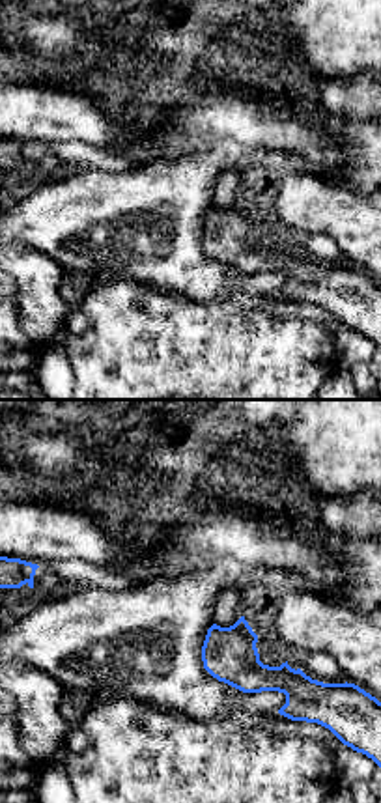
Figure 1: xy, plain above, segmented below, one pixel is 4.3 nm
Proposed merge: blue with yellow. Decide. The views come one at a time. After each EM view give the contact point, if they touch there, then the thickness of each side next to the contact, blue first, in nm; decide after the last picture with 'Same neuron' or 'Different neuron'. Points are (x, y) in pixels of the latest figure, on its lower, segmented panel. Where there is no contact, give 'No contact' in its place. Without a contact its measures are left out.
No contact

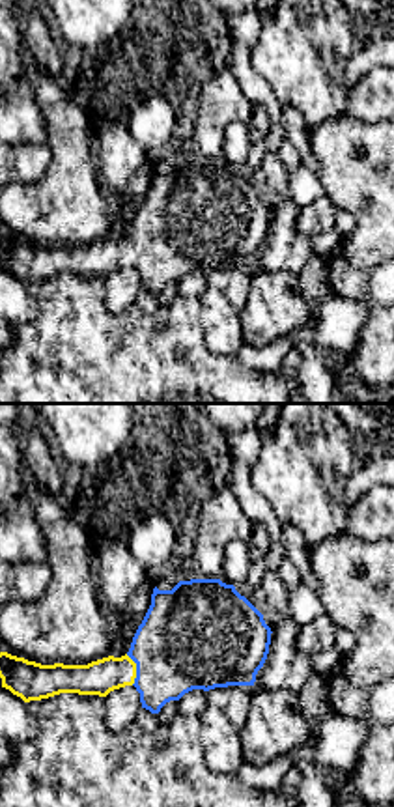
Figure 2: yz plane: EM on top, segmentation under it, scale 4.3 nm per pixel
Touches blue at (137, 669). Thickness 420 nm (blue) against 150 nm

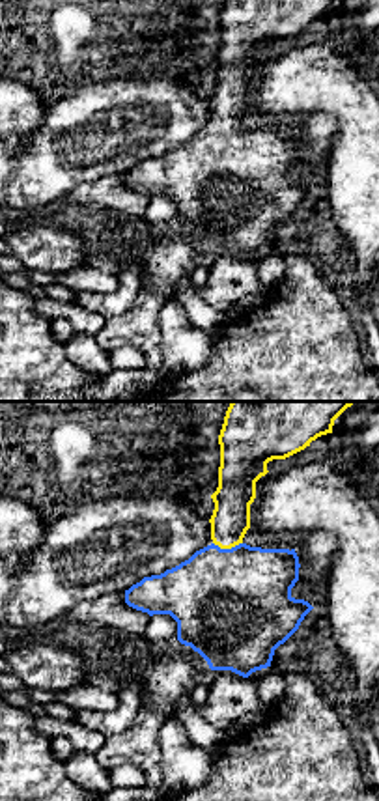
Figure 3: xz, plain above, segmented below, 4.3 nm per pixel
Touches blue at (228, 549). Thickness 500 nm (blue) against 170 nm

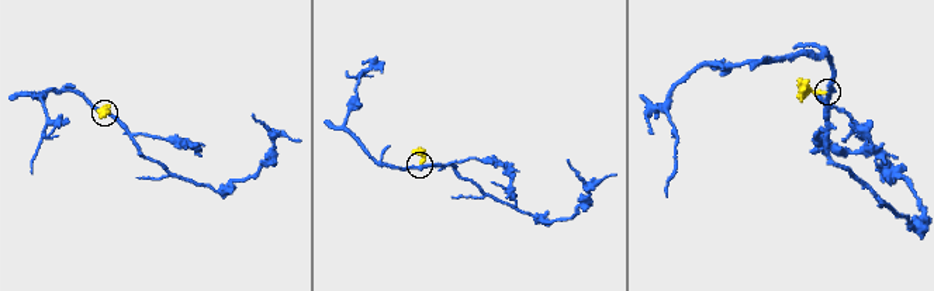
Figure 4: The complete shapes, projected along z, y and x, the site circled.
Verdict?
Same neuron

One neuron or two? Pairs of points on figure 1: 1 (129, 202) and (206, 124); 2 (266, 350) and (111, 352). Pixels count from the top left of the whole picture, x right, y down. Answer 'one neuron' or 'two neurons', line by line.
1: two neurons
2: one neuron

